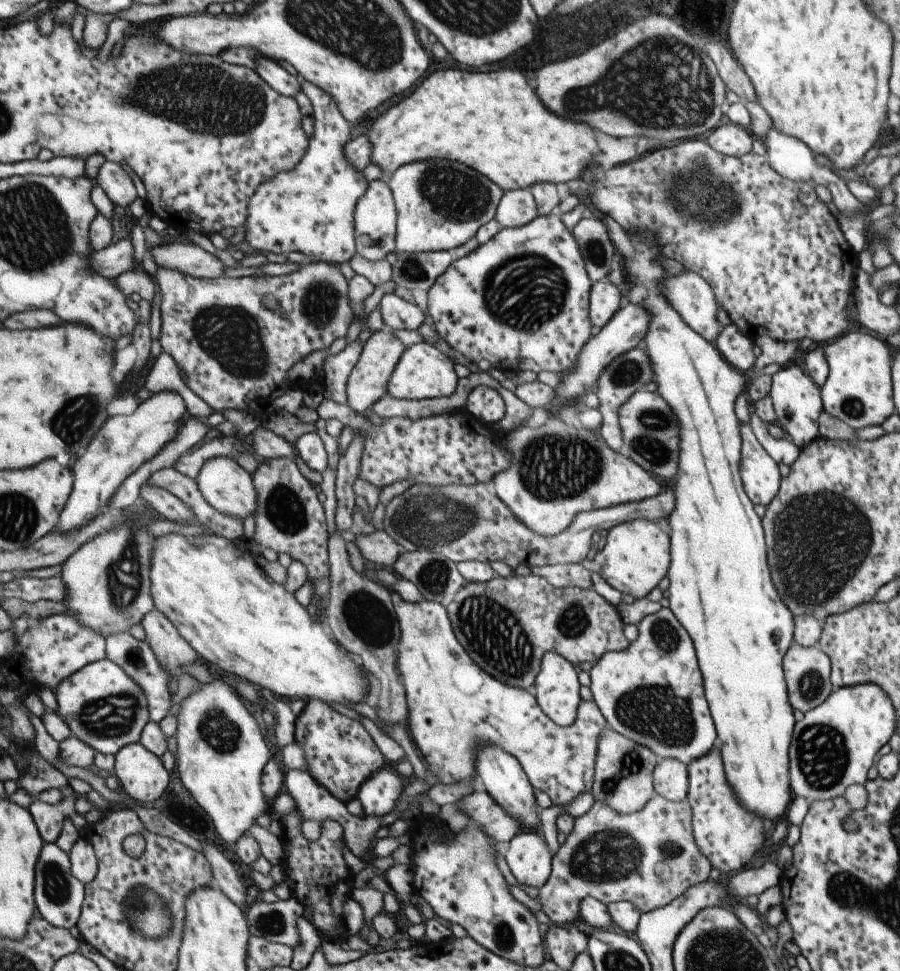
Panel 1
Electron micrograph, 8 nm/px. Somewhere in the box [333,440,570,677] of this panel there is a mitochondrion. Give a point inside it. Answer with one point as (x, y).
(426, 519)

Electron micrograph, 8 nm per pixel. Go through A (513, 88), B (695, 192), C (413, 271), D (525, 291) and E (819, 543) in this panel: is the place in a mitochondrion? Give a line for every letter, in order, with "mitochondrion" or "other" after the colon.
A: other
B: mitochondrion
C: mitochondrion
D: mitochondrion
E: mitochondrion

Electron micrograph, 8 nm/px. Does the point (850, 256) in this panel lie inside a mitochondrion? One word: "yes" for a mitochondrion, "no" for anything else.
no

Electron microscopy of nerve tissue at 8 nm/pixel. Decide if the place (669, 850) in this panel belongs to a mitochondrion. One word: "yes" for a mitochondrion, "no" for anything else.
yes

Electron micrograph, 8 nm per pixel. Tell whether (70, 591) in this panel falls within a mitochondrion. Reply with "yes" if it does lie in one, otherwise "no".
no

